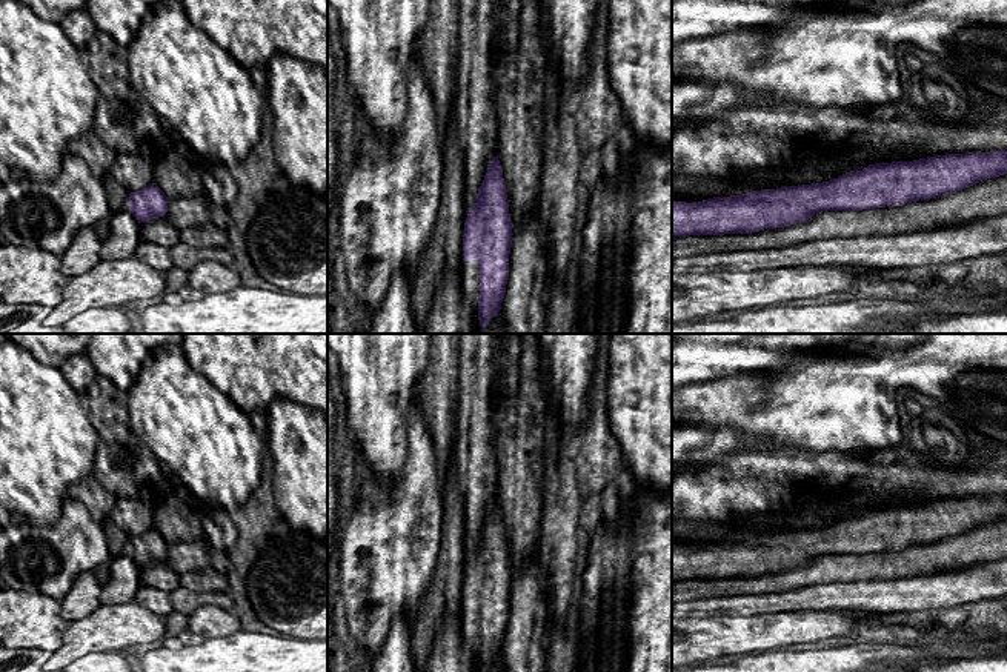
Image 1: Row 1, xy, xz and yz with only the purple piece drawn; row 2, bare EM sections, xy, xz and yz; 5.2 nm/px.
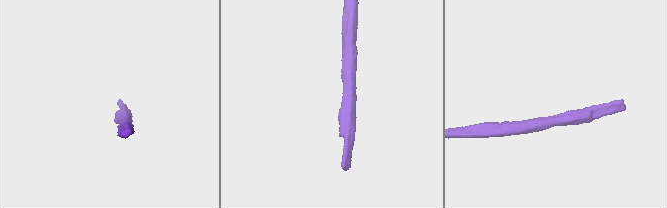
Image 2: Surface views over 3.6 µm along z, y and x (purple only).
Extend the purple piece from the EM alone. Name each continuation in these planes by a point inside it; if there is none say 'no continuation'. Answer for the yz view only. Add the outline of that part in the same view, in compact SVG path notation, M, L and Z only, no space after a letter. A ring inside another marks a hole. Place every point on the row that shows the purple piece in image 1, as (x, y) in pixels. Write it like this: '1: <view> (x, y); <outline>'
no continuation

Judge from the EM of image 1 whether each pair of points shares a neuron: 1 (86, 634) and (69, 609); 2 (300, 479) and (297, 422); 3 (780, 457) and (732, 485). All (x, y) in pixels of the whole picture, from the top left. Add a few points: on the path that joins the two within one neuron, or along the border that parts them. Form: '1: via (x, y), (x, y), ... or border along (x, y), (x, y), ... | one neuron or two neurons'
1: border along (100, 603), (91, 612), (68, 625) | two neurons
2: via (308, 465), (308, 443), (303, 435) | one neuron
3: via (767, 469), (755, 482), (744, 482) | one neuron

